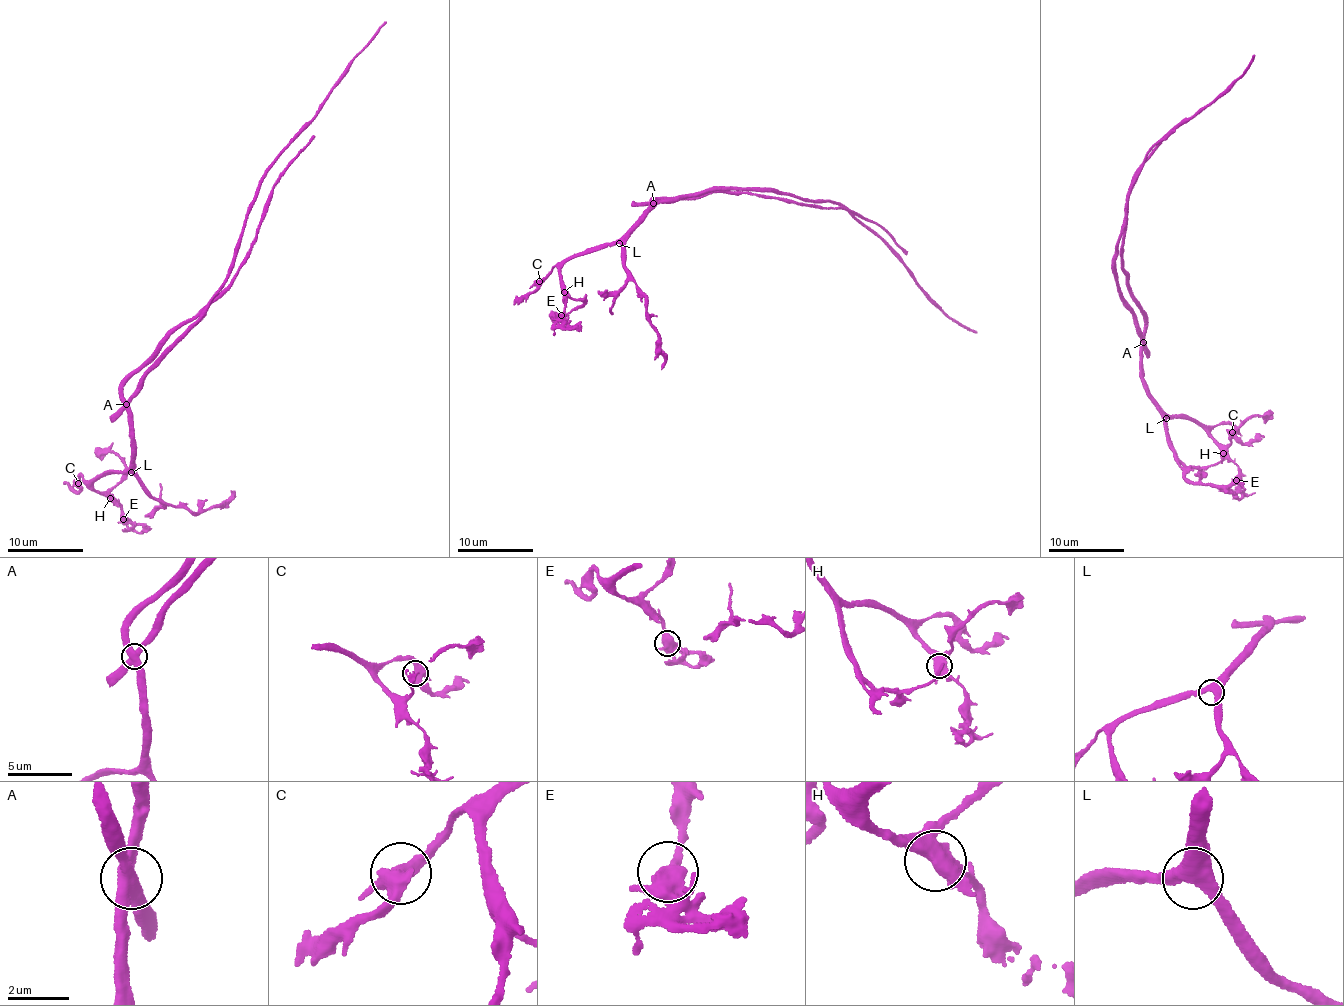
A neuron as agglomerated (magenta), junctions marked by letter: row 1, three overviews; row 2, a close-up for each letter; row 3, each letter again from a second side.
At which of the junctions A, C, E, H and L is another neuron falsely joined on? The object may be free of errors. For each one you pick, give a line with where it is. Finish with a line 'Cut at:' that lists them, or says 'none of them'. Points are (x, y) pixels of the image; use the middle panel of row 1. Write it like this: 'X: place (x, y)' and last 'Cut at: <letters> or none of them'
A: place (653, 203)
Cut at: A

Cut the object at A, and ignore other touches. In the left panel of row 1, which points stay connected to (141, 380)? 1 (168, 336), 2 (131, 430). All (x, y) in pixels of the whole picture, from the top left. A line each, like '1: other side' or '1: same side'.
1: other side
2: other side

